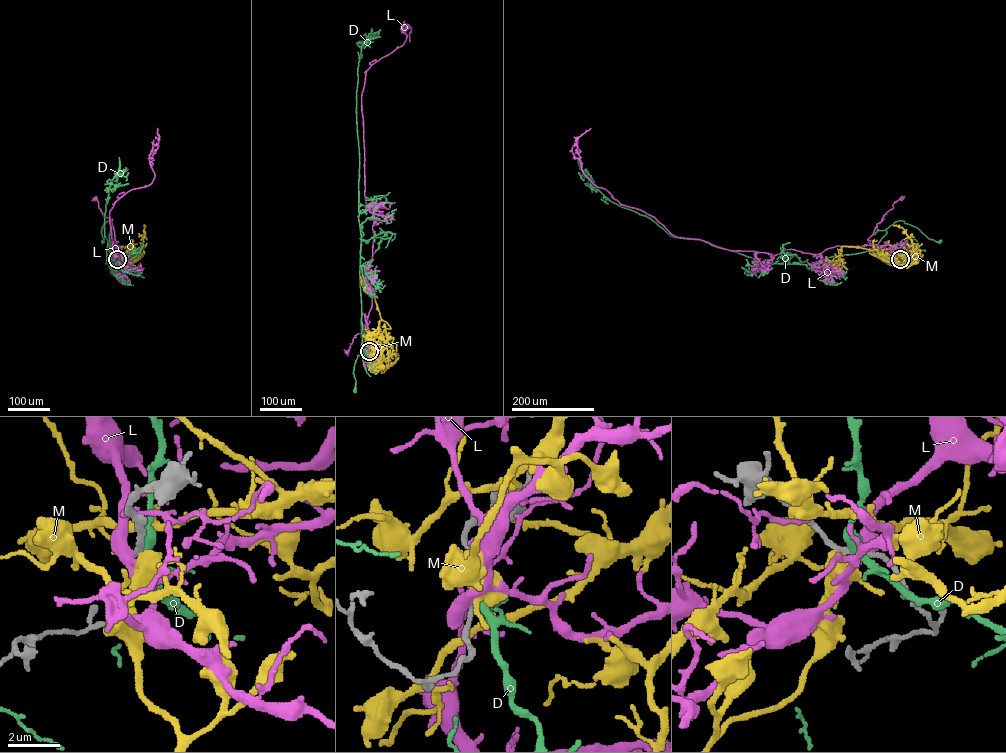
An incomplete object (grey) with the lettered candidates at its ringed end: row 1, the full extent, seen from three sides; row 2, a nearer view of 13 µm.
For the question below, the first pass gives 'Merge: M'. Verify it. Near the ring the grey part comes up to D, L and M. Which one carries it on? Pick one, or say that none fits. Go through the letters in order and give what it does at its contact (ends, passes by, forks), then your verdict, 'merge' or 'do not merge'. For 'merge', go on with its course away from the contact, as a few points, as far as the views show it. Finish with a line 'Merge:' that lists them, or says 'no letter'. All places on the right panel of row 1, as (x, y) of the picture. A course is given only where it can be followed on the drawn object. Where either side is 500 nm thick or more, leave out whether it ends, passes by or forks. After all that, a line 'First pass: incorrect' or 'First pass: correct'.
D: it passes by; do not merge
L: it forks there; do not merge
M: it forks there; merge; it runs (900, 259), (896, 265), (887, 261), (906, 268), (916, 263)
Merge: M
First pass: correct

